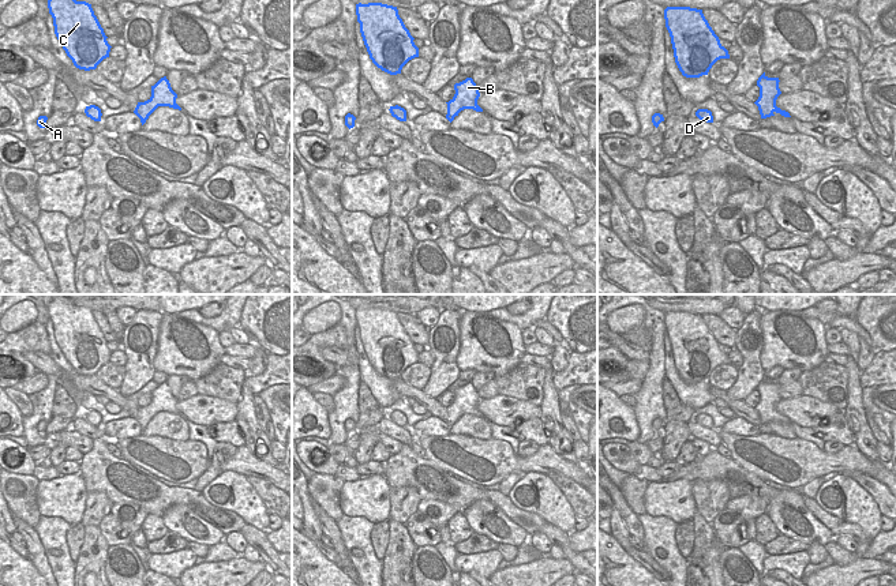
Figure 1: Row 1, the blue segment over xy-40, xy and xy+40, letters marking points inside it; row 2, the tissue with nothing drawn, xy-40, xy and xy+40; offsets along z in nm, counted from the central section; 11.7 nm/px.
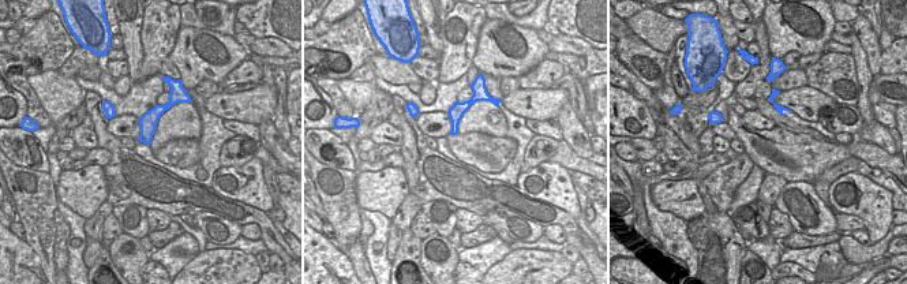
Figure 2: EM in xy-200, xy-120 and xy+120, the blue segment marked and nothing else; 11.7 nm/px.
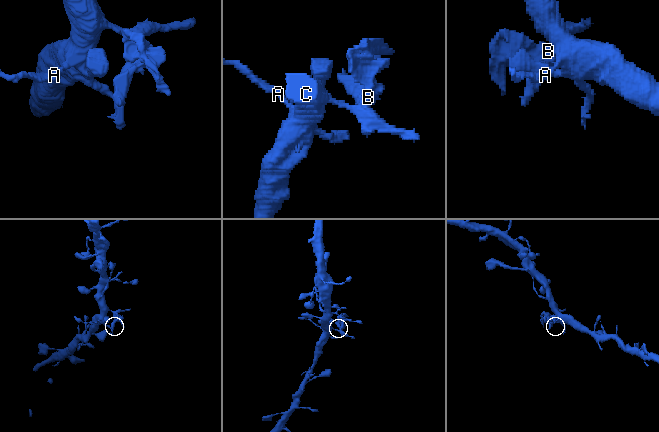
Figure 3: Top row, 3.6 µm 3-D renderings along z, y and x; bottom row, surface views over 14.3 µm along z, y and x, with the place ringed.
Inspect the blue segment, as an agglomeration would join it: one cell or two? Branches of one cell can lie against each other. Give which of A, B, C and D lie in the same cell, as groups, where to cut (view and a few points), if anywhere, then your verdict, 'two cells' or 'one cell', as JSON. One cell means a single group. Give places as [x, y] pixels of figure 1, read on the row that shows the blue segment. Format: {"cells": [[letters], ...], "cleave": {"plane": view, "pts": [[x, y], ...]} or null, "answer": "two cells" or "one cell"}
{"cells": [["A", "C", "D"], ["B"]], "cleave": {"plane": "xy+40", "pts": [[767, 76], [758, 86]]}, "answer": "two cells"}

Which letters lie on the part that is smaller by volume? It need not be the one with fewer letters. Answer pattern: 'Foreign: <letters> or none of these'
Foreign: B

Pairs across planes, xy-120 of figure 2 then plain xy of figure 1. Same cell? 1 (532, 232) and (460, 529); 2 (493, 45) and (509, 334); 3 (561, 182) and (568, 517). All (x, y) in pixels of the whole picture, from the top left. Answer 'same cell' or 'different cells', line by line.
1: different cells
2: same cell
3: same cell

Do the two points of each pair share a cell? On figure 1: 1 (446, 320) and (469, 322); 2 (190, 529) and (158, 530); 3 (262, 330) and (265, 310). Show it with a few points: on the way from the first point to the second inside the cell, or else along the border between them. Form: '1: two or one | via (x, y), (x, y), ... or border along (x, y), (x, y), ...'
1: two | border along (464, 312), (460, 320), (458, 355)
2: two | border along (161, 518), (169, 530)
3: one | via (263, 325), (263, 315)

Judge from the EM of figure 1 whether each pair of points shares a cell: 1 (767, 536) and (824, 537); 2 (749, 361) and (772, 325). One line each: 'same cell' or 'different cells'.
1: different cells
2: different cells

